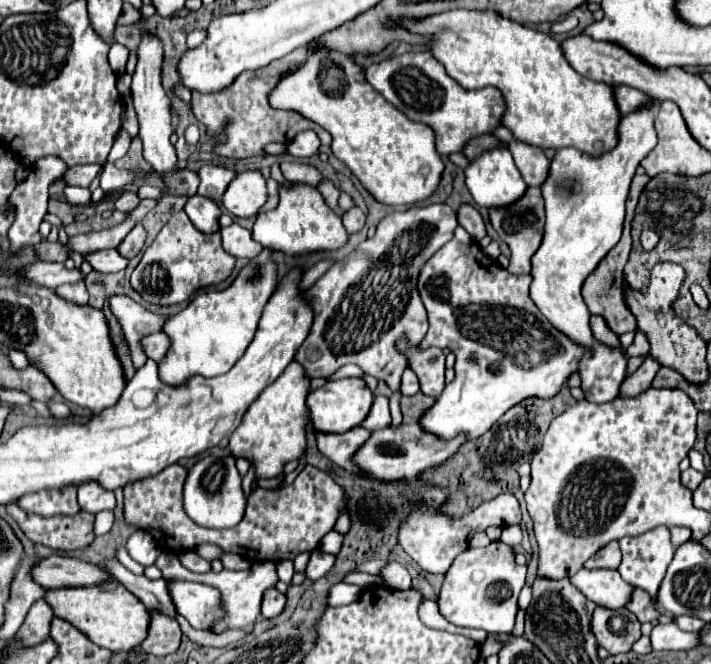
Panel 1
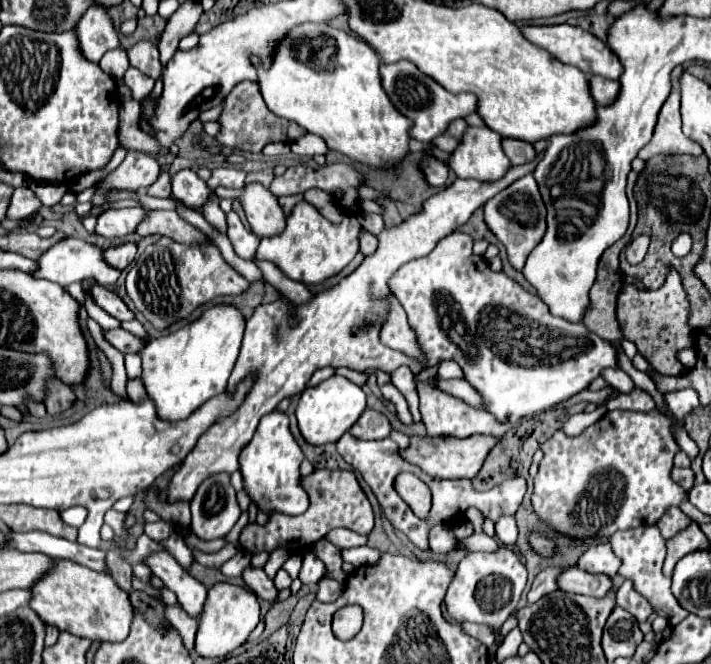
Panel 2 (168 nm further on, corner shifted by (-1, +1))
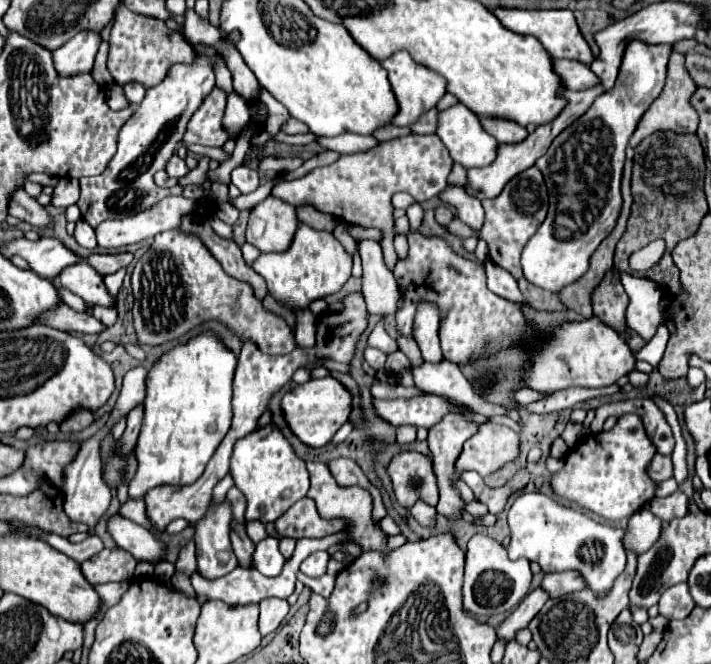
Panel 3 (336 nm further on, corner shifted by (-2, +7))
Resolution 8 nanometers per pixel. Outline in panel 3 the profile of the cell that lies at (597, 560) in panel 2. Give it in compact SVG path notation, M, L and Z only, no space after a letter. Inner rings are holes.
M534 491L522 493L508 511L508 525L512 535L512 541L506 547L508 557L536 561L544 573L578 569L586 579L588 589L598 595L604 595L626 567L626 553L622 547L624 529L596 523L580 511L554 503L546 495Z

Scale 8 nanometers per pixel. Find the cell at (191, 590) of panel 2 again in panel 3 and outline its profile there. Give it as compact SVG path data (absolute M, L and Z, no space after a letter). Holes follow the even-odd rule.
M116 515L108 521L108 531L118 543L118 547L132 553L136 561L162 561L168 551L166 543L158 541L144 527L132 523L122 515Z

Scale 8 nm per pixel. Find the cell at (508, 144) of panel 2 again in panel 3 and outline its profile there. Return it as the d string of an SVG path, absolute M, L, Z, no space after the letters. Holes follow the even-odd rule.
M482 117L482 127L498 141L498 143L520 143L524 137L528 137L528 131L514 121L504 121L504 119L486 119Z

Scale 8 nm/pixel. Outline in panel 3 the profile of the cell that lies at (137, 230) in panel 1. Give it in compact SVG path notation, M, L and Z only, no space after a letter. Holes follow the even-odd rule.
M92 253L88 257L88 263L102 275L114 273L120 267L128 267L132 261L132 253L116 253L116 255L108 255L108 253Z

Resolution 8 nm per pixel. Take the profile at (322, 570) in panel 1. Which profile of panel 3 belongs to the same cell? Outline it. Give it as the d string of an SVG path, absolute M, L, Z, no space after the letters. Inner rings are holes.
M316 551L302 561L300 571L308 577L320 577L320 575L326 573L326 563L328 563L328 553L326 551Z

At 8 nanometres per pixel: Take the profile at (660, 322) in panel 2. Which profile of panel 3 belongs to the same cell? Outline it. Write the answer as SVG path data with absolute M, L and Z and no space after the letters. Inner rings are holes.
M610 269L602 279L600 287L596 287L592 295L592 305L594 305L594 315L600 317L606 325L610 325L618 333L624 333L624 329L628 329L624 321L624 313L628 309L628 295L624 293L616 269Z

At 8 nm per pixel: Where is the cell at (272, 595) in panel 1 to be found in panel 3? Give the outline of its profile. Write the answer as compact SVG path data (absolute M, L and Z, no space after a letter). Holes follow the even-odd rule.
M232 523L232 531L230 531L230 539L232 539L232 549L238 557L240 567L244 569L254 569L252 565L252 555L254 555L254 543L248 539L244 525L236 525Z

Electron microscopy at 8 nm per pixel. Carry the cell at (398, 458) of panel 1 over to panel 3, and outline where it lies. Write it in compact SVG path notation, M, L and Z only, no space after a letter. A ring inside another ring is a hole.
M484 423L456 459L456 471L478 471L482 477L518 457L518 433L504 425Z

